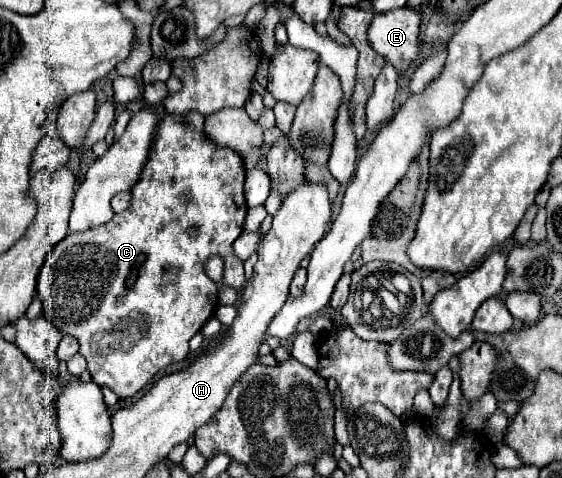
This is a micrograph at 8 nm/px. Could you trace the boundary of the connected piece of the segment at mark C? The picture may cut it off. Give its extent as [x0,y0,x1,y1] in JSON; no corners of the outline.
[37,116,247,398]

